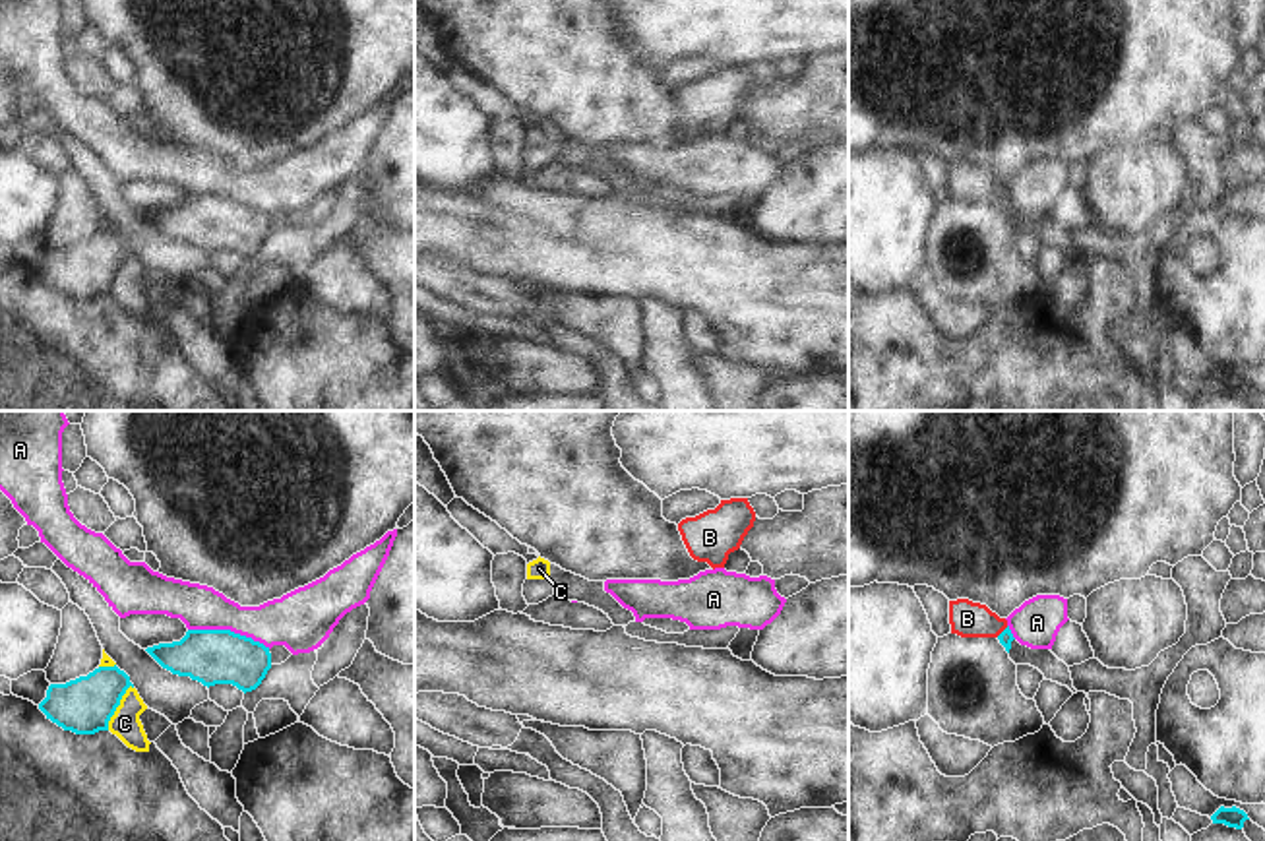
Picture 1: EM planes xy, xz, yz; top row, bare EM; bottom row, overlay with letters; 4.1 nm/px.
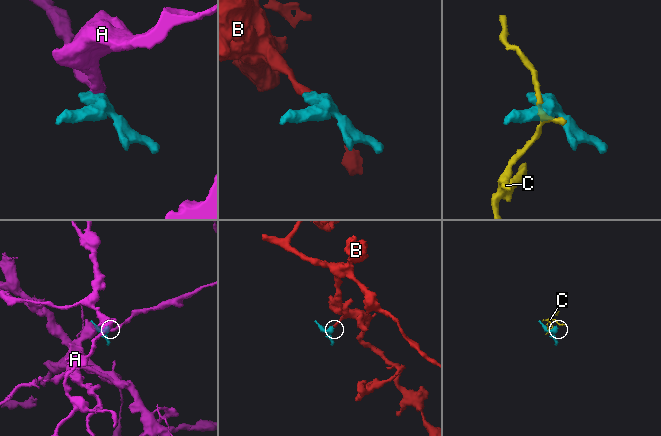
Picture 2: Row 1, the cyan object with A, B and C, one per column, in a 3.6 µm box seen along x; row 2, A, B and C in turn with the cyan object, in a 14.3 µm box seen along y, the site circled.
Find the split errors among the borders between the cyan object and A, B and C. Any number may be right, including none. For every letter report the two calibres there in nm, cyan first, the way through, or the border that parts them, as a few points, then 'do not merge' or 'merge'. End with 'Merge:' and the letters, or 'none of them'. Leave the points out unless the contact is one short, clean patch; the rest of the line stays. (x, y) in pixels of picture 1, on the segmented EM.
A: calibres 220 and 200 nm; border xy (188, 628), (229, 628), (270, 648); do not merge
B: calibres 60 and 150 nm; way yz (1006, 636), (1004, 630), (967, 619); merge
C: calibres 240 and 120 nm; border xy (130, 685), (107, 729); do not merge
Merge: B

